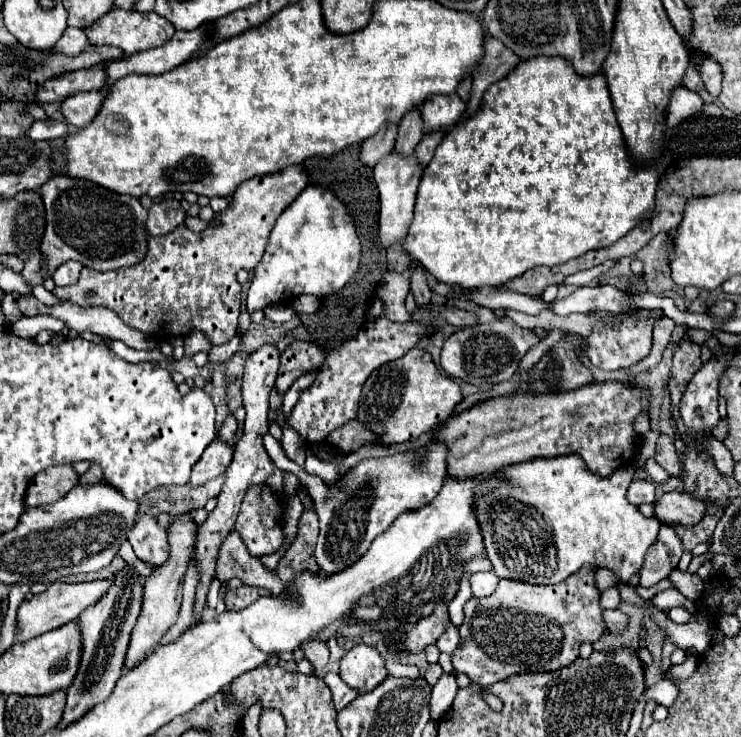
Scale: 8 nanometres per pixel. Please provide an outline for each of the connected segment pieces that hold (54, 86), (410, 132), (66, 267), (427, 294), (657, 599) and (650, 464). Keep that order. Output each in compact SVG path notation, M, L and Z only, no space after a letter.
M96 64L86 70L68 72L48 80L36 94L38 102L62 102L64 98L84 92L84 90L102 90L106 82L106 64Z
M418 106L418 108L408 110L408 114L404 114L400 118L398 138L396 138L394 150L400 150L400 154L412 154L416 144L420 142L422 134L424 134L424 124L422 124L420 106Z
M76 260L64 262L54 274L56 286L72 286L72 284L76 284L80 276L80 270L82 270L80 262L76 262Z
M418 266L416 270L412 270L410 290L412 290L418 306L428 306L428 304L432 302L432 290L430 290L430 286L426 284L426 280L424 280L424 270L422 270L420 266Z
M674 588L656 594L652 600L654 600L654 604L656 604L660 610L664 610L664 612L668 612L670 608L676 608L676 606L686 608L688 612L694 612L694 610L698 608L698 602L688 600L686 596L682 596L682 594L680 594L678 590L674 590Z
M650 458L650 460L646 462L646 472L652 476L652 480L654 480L656 484L664 484L664 482L668 482L668 478L670 478L670 474L668 474L666 470L662 470L662 468L656 464L654 458Z

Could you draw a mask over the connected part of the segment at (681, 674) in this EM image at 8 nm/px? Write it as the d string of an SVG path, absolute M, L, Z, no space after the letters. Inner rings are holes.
M689 655L684 663L670 666L667 674L672 676L675 680L684 680L689 676L692 676L696 669L696 658L695 655Z

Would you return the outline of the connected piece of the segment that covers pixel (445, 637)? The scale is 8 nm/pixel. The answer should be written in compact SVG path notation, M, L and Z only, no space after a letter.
M454 624L448 626L448 630L440 636L440 640L436 642L436 646L440 648L440 652L446 652L446 654L452 654L458 646L458 628Z

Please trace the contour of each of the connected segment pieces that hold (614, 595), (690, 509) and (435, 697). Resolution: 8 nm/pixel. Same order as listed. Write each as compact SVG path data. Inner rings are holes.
M614 586L614 588L608 590L608 594L604 594L602 606L604 608L610 608L610 610L616 610L618 604L620 604L620 592L618 592L618 586Z
M670 492L664 494L656 502L656 518L662 524L684 524L694 526L698 524L706 514L706 504L702 500L696 500L694 496L688 496L686 492Z
M442 674L442 678L434 684L430 694L430 716L432 720L440 720L452 706L454 694L456 694L456 676L454 674Z

